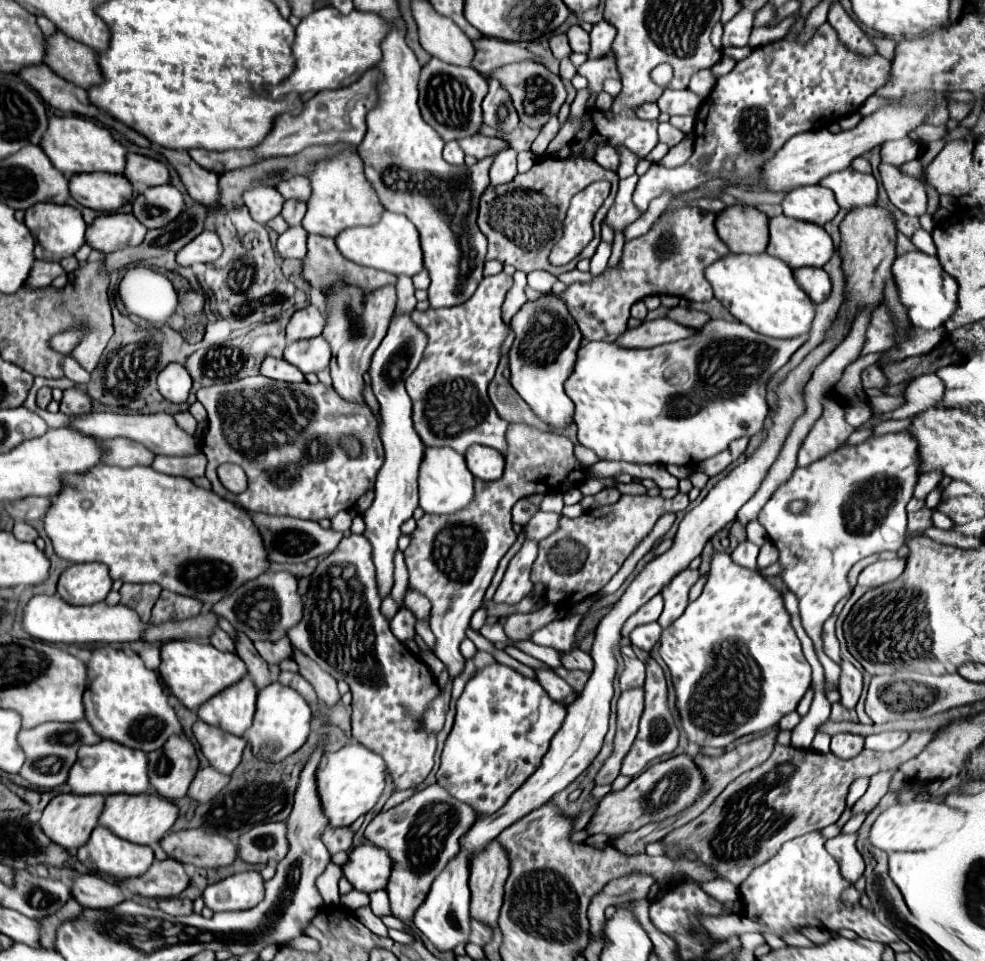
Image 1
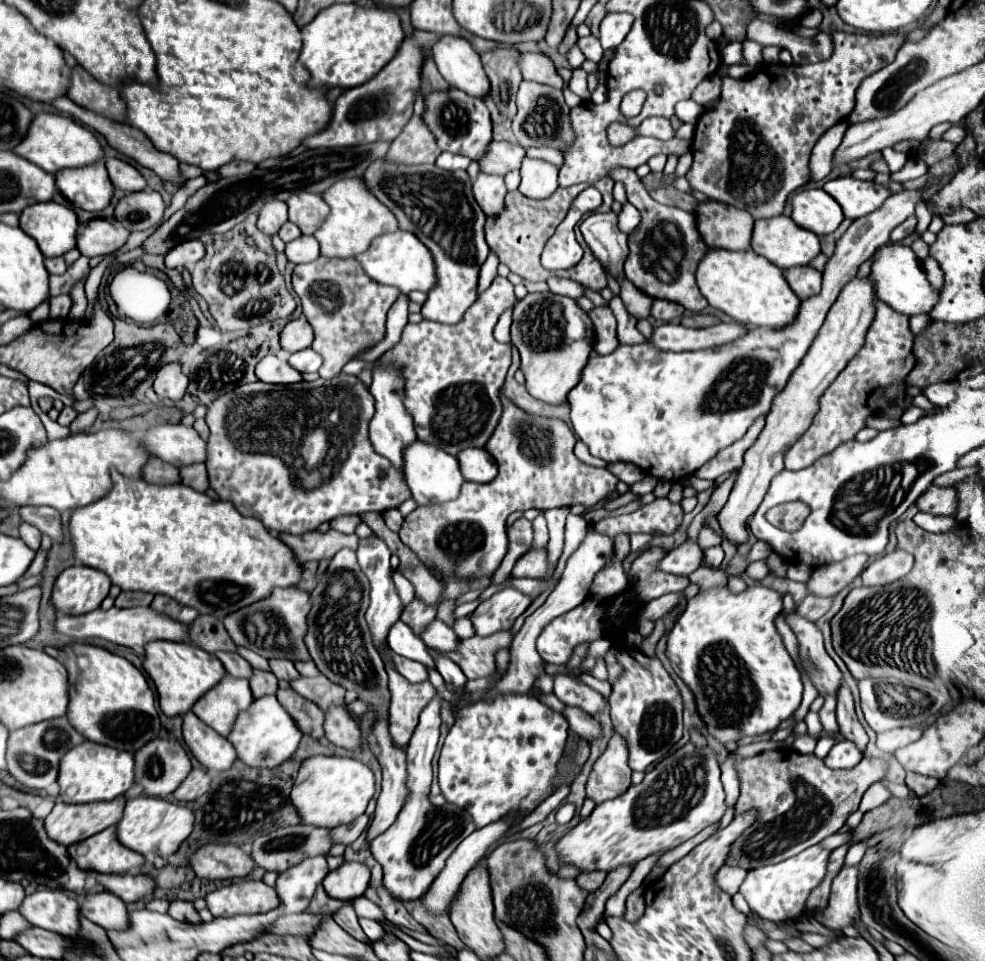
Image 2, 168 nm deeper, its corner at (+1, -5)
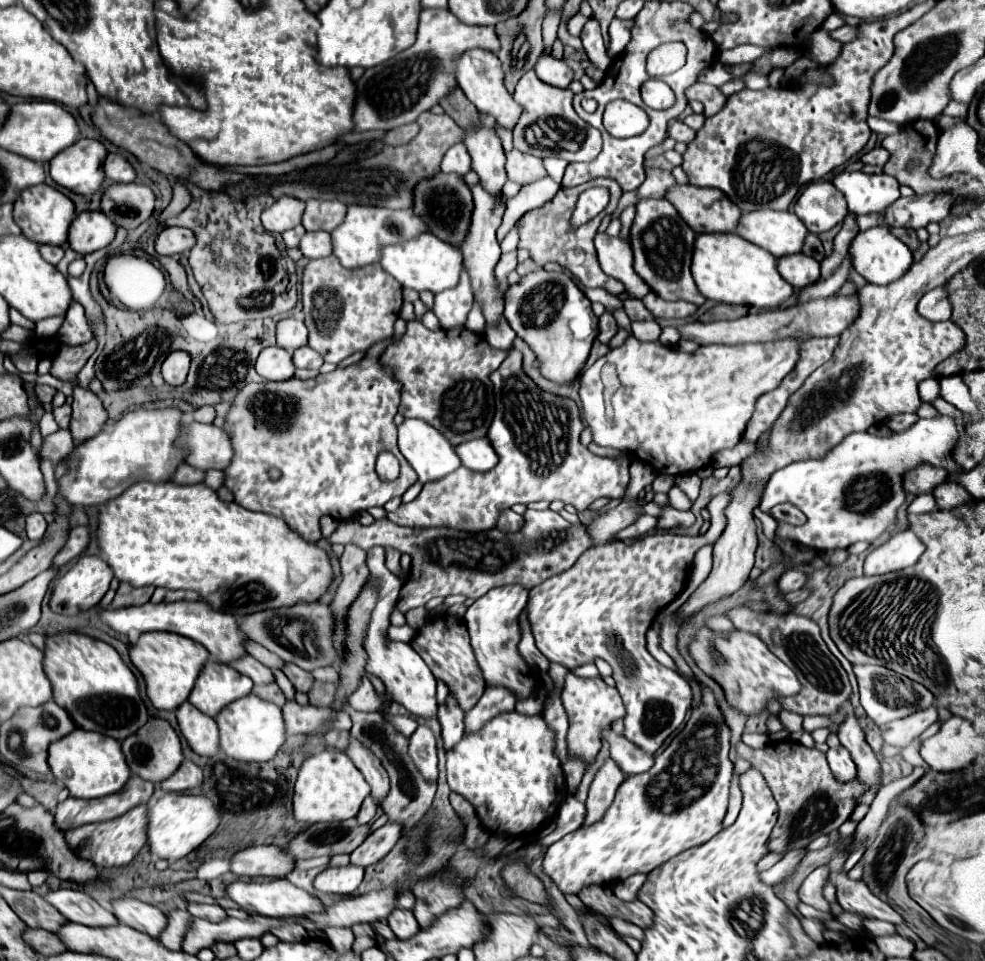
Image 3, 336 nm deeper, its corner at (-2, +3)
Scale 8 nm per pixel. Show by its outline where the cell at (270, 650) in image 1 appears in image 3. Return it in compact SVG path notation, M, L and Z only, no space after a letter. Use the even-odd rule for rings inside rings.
M284 663L284 669L282 669L282 671L286 673L286 677L292 681L292 685L294 685L298 691L308 693L308 689L310 689L310 685L312 685L312 681L314 681L314 677L312 677L308 671L300 669L298 665L288 665L288 663Z

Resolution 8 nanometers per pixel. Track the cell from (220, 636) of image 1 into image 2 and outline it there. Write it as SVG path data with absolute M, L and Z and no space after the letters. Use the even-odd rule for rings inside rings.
M217 651L215 653L217 659L225 665L225 671L233 677L243 677L243 679L251 679L253 675L253 667L239 655L239 653L225 653L225 651Z

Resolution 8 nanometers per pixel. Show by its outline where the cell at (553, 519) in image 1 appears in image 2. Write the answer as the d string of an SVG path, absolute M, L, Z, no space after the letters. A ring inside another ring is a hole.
M525 517L517 519L517 521L507 529L507 539L509 539L509 549L507 549L505 559L503 559L501 565L499 565L499 571L497 571L495 577L493 577L493 585L503 583L503 581L509 577L509 573L511 573L513 565L517 563L517 559L519 559L521 555L525 555L525 551L529 551L531 541L533 541L531 521L527 521Z

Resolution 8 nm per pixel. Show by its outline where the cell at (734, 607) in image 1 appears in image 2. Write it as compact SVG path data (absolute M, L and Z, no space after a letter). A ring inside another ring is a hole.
M751 585L739 595L731 595L727 587L709 589L687 601L687 609L669 633L667 657L677 675L689 685L695 695L699 715L703 717L709 733L721 743L739 741L747 735L771 733L781 721L789 719L801 705L803 683L801 675L783 647L773 619L781 613L783 595L769 587Z

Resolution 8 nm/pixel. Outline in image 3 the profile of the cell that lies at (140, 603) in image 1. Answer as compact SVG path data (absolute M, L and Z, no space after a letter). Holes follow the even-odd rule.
M120 583L118 591L116 591L116 597L112 601L112 607L118 609L118 607L124 607L124 605L142 605L142 603L148 603L150 597L154 593L154 587L132 587L128 583Z

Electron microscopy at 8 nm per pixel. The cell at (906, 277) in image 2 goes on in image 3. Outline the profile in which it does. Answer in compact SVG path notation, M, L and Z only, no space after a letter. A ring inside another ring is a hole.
M874 227L864 233L858 233L850 245L850 253L854 257L852 261L854 269L868 283L874 283L874 285L890 285L892 281L898 281L900 277L904 277L904 273L908 273L908 269L914 263L912 251L900 239L896 239L888 227Z

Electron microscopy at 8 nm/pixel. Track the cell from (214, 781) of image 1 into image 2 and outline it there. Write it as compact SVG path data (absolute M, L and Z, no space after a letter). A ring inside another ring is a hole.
M193 769L187 775L187 779L179 785L179 789L173 793L173 797L177 801L195 801L209 791L209 781L211 781L211 777L205 771Z

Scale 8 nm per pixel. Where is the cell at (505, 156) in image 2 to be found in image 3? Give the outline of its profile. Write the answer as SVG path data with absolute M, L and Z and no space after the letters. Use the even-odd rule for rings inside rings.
M512 149L506 153L506 173L510 181L526 185L544 177L546 169L542 165L542 159L530 153L520 153L518 149Z

